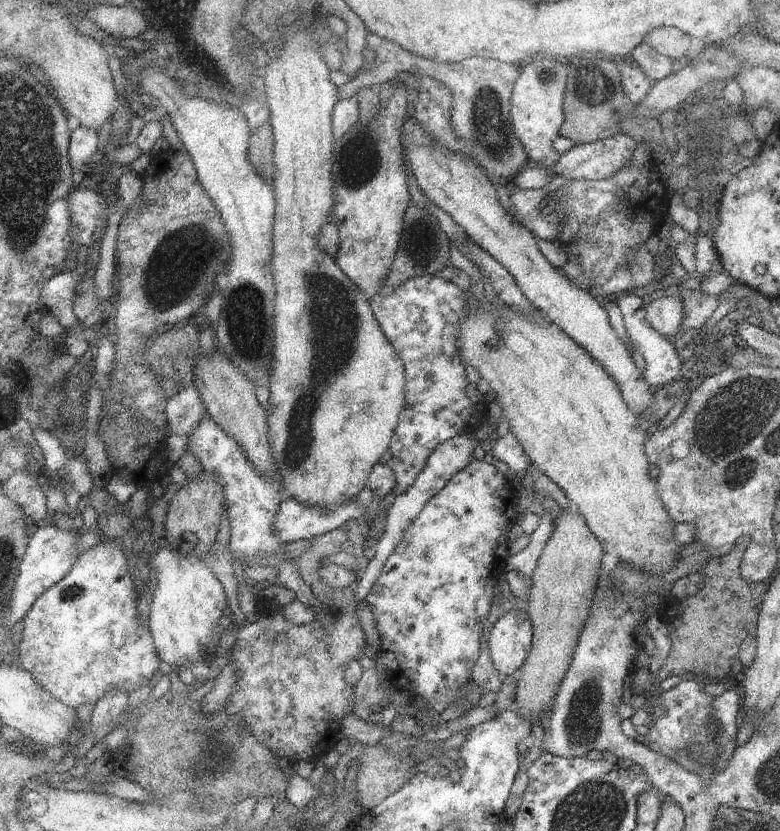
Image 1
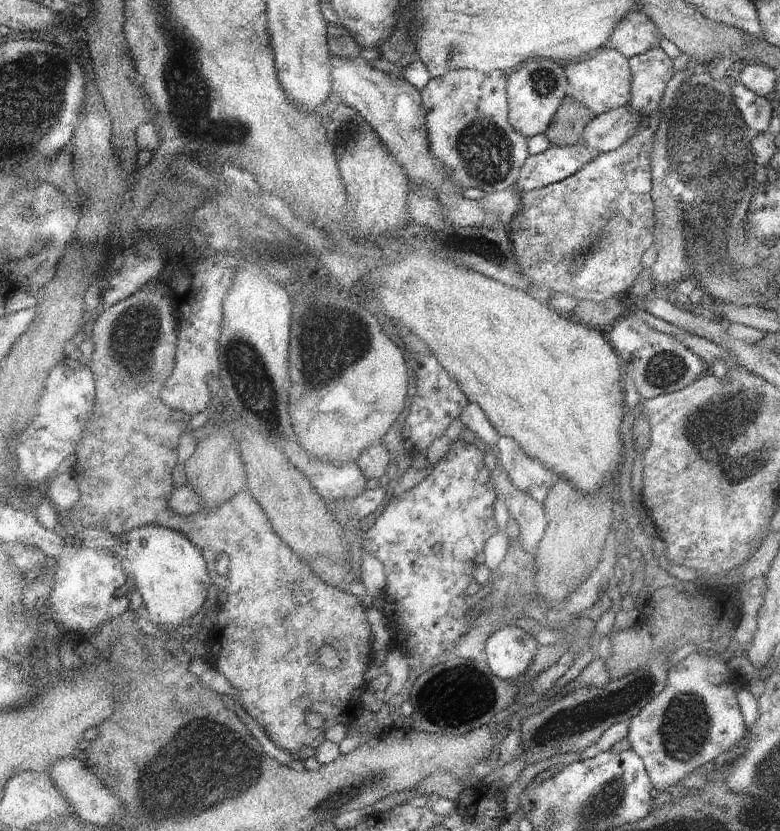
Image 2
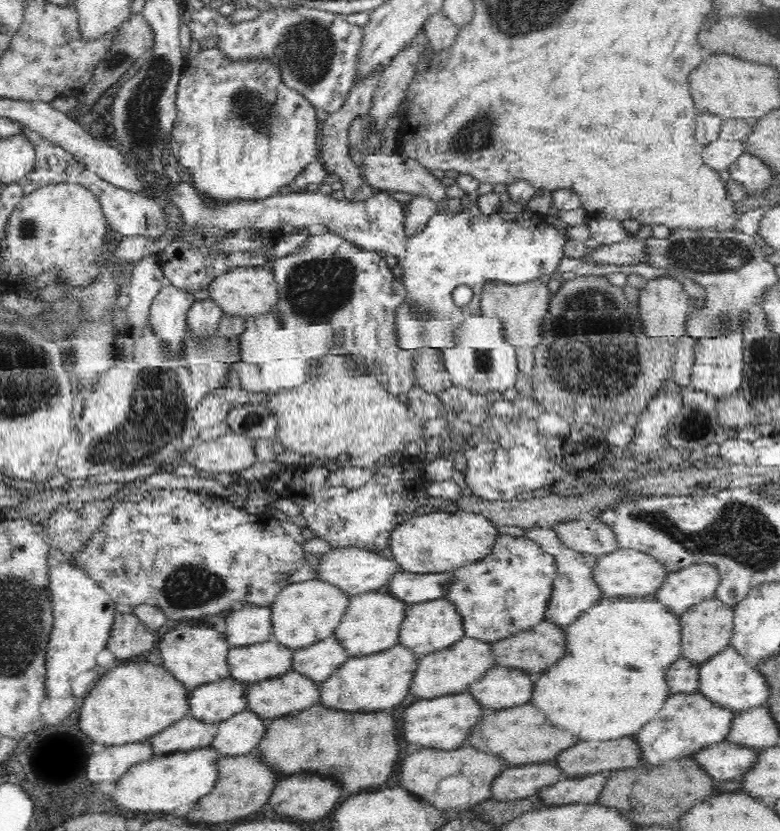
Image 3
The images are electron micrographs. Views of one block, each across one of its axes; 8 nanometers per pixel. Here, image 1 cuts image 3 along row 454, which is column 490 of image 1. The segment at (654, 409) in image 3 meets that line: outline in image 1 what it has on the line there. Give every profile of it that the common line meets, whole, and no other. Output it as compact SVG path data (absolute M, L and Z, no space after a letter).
M512 609L495 619L488 644L500 676L516 674L526 664L534 637L535 626L528 612Z

